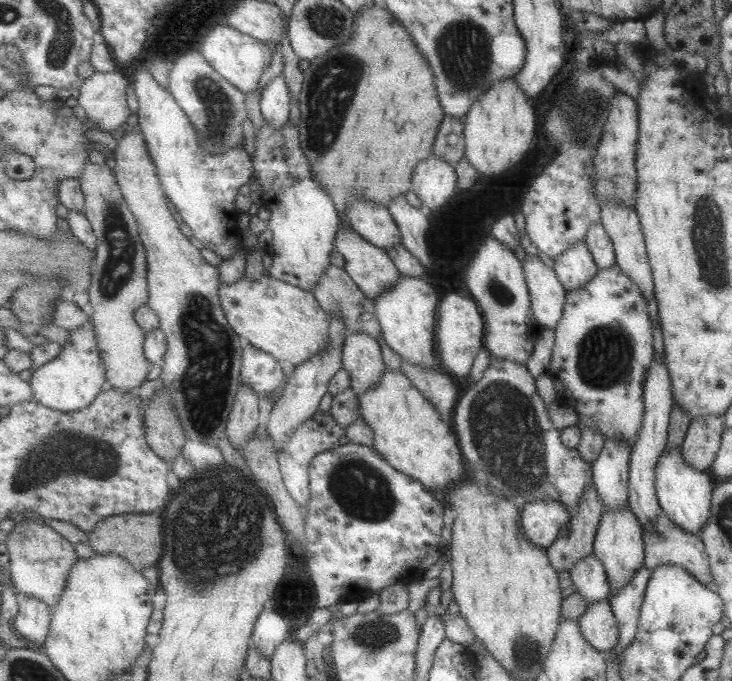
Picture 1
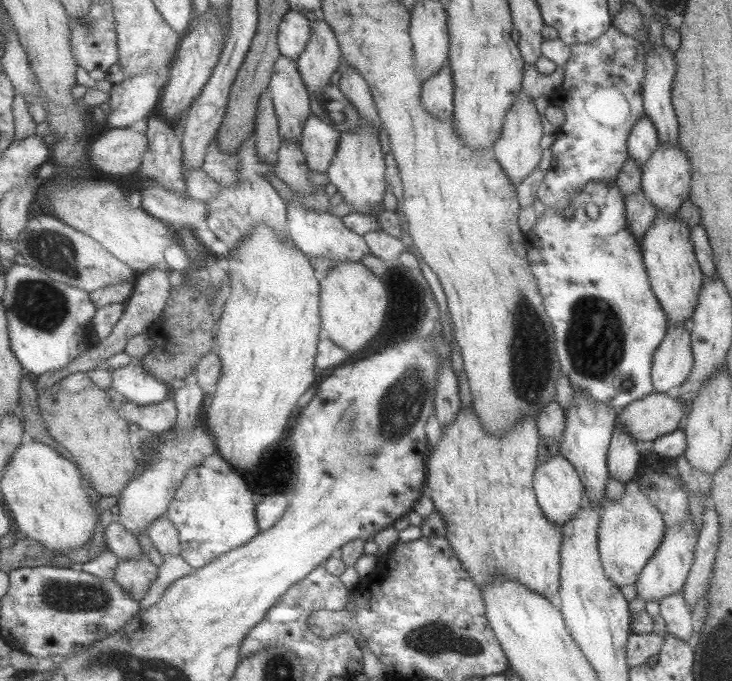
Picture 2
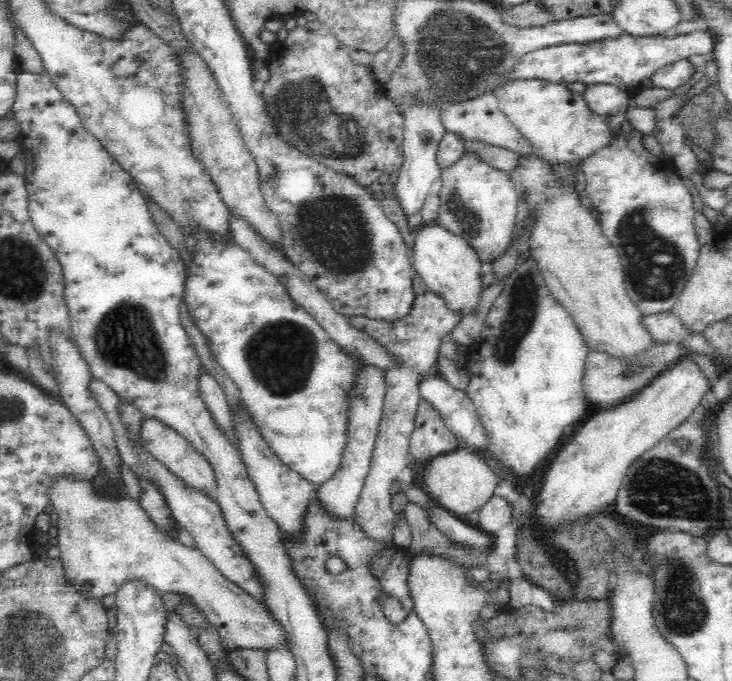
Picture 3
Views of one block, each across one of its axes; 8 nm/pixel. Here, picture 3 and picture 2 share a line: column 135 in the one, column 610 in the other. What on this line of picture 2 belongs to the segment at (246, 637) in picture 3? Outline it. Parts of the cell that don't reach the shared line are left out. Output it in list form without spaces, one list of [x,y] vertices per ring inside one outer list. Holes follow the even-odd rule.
[[[631,480],[625,493],[619,499],[605,501],[599,510],[597,528],[598,555],[604,575],[618,587],[633,584],[646,562],[657,550],[665,533],[661,513],[647,495],[641,491],[637,482]]]

